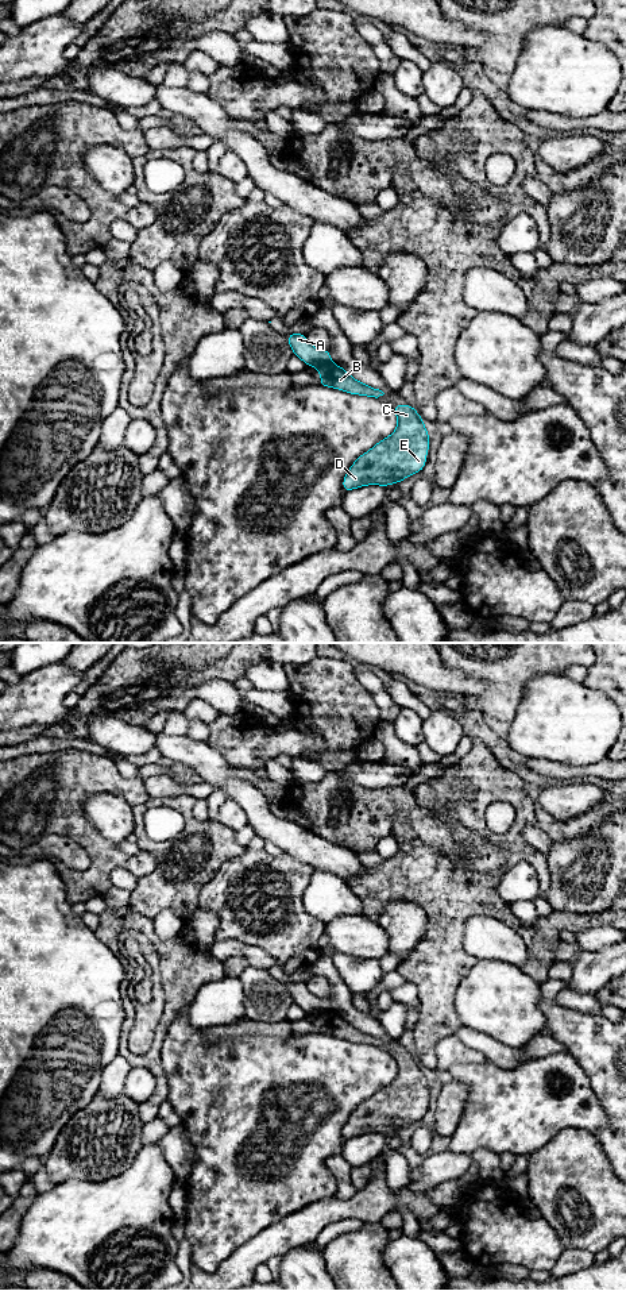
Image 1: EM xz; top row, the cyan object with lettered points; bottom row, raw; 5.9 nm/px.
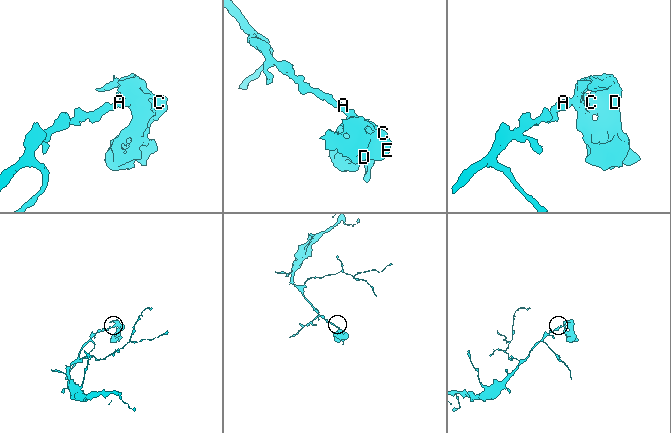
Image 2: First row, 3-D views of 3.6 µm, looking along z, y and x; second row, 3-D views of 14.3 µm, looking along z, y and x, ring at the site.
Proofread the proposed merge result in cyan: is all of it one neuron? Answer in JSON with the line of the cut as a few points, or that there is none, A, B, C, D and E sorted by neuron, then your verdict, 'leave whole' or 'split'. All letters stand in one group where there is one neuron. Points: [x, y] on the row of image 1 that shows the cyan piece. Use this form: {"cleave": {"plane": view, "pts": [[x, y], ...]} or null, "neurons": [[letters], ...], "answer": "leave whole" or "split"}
{"cleave": {"plane": "xz", "pts": [[329, 361], [316, 365]]}, "neurons": [["A"], ["B", "C", "D", "E"]], "answer": "split"}

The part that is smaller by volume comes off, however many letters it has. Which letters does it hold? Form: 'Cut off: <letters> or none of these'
Cut off: B, C, D, E

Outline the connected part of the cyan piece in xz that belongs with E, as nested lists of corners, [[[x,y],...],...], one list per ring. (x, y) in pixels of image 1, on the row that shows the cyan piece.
[[[407,405],[393,406],[398,425],[393,435],[359,456],[343,481],[344,492],[366,486],[398,483],[426,465],[429,435],[417,411]]]

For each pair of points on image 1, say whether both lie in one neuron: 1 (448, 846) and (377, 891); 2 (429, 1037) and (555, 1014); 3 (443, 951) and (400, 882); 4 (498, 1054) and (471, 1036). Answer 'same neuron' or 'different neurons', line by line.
1: different neurons
2: different neurons
3: same neuron
4: same neuron

